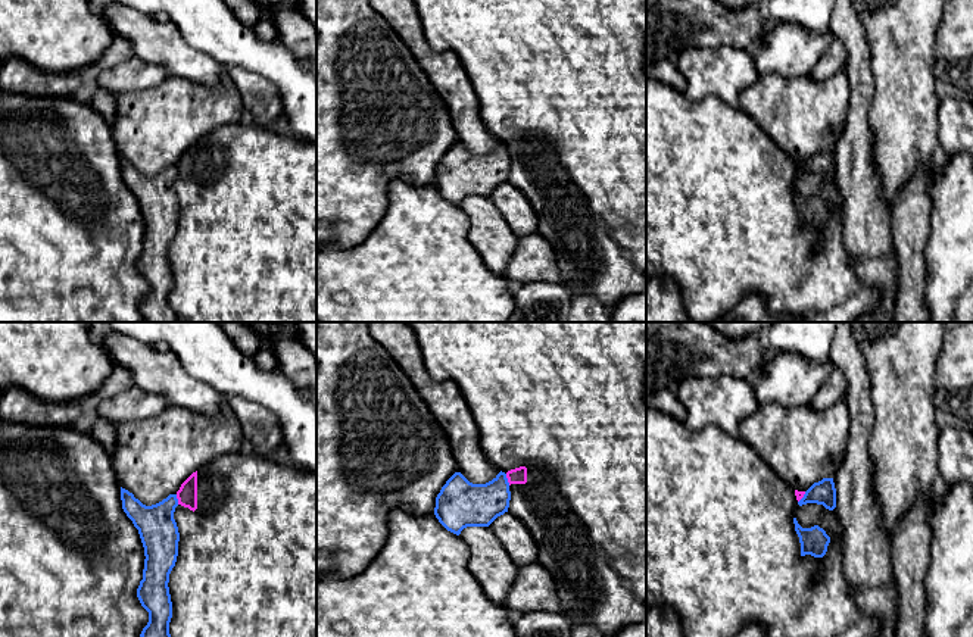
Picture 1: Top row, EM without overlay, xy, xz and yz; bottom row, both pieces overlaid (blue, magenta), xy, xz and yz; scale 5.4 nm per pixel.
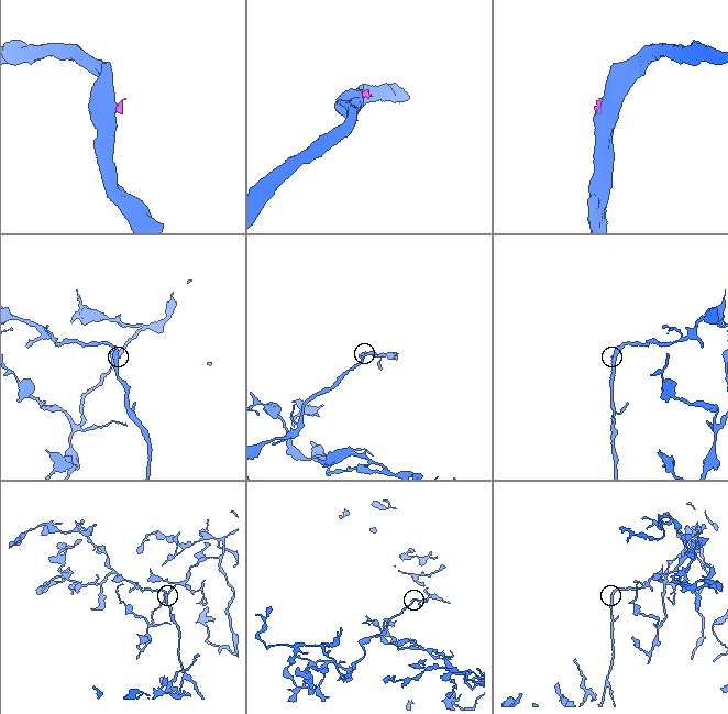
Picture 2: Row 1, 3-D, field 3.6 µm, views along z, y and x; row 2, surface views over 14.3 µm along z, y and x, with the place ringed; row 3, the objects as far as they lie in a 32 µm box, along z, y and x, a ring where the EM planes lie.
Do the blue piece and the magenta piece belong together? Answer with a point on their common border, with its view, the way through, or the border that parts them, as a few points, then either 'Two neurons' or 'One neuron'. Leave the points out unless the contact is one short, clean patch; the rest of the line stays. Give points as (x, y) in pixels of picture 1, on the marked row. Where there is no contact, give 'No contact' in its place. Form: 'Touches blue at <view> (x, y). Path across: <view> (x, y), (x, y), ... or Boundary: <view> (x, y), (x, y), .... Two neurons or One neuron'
Touches blue at xz (507, 480). Boundary: xz (505, 474), (510, 484). Two neurons

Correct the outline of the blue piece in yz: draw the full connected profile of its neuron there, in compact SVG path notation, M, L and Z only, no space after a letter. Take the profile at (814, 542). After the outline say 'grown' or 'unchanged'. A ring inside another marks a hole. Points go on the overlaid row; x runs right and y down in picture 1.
M793 518L793 524L801 543L801 556L811 555L814 558L823 558L830 543L830 537L826 531L818 525L802 528L796 518Z; unchanged

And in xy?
M121 487L121 500L124 512L138 530L146 556L137 597L149 612L149 622L140 637L171 637L172 602L168 583L178 556L180 533L174 519L177 494L146 506Z; unchanged

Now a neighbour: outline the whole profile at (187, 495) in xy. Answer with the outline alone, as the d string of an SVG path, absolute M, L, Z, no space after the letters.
M244 450L199 468L177 499L178 556L168 583L171 637L316 637L316 472Z

